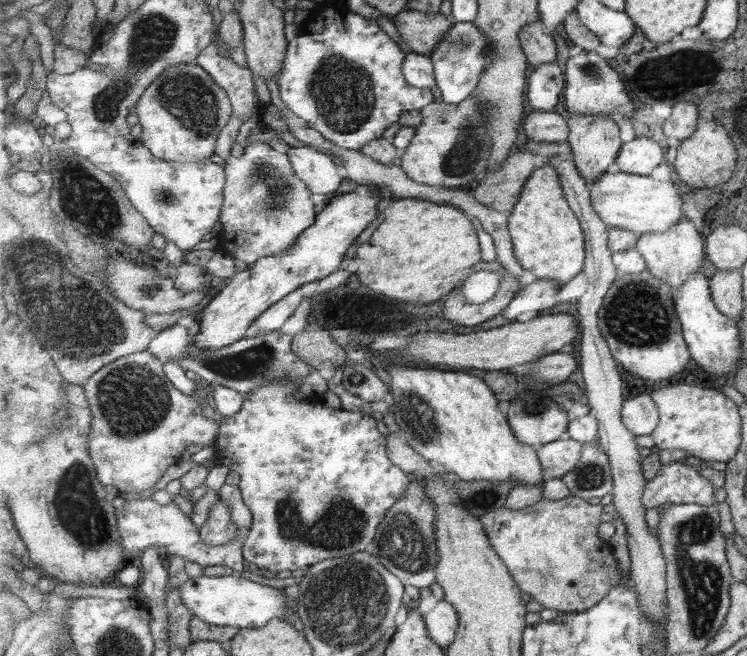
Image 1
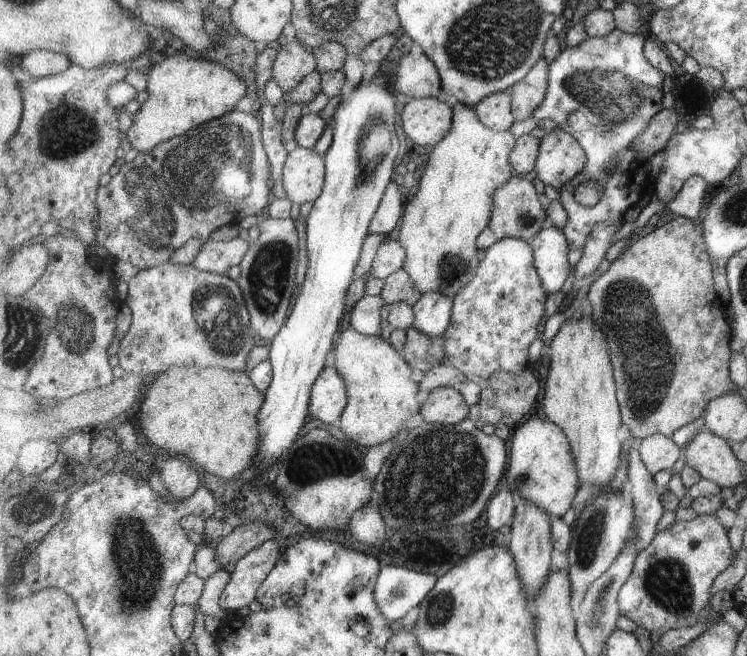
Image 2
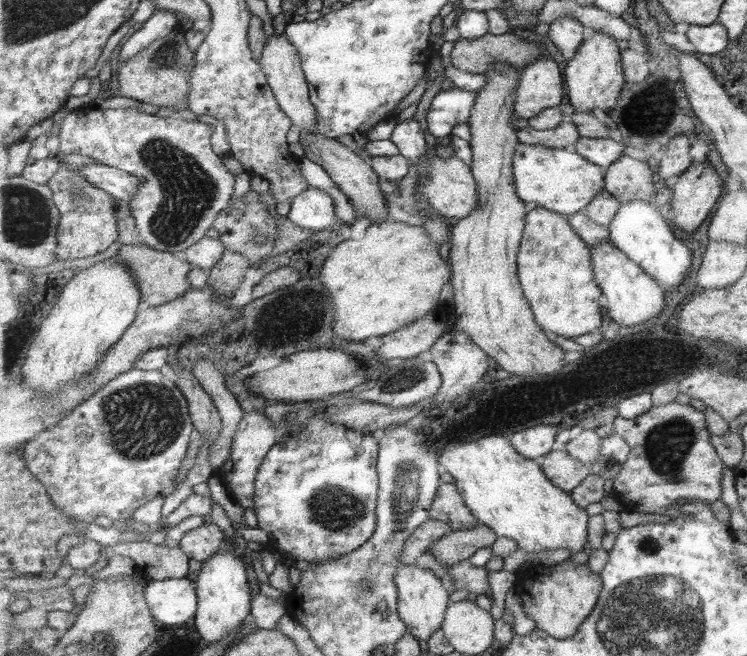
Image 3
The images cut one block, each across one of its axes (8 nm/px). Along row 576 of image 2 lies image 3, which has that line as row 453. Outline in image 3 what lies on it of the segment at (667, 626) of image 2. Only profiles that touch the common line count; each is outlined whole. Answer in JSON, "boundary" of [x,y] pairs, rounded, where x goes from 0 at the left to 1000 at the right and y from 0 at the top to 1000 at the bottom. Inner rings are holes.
{"boundary":[[[901,613],[874,623],[850,639],[829,636],[823,640],[823,660],[842,675],[845,692],[834,707],[829,724],[821,730],[821,753],[835,767],[841,777],[863,784],[893,784],[904,765],[942,764],[960,765],[968,753],[968,701],[963,698],[961,686],[952,677],[952,662],[946,655],[946,640],[942,628],[930,625],[922,616]]]}

